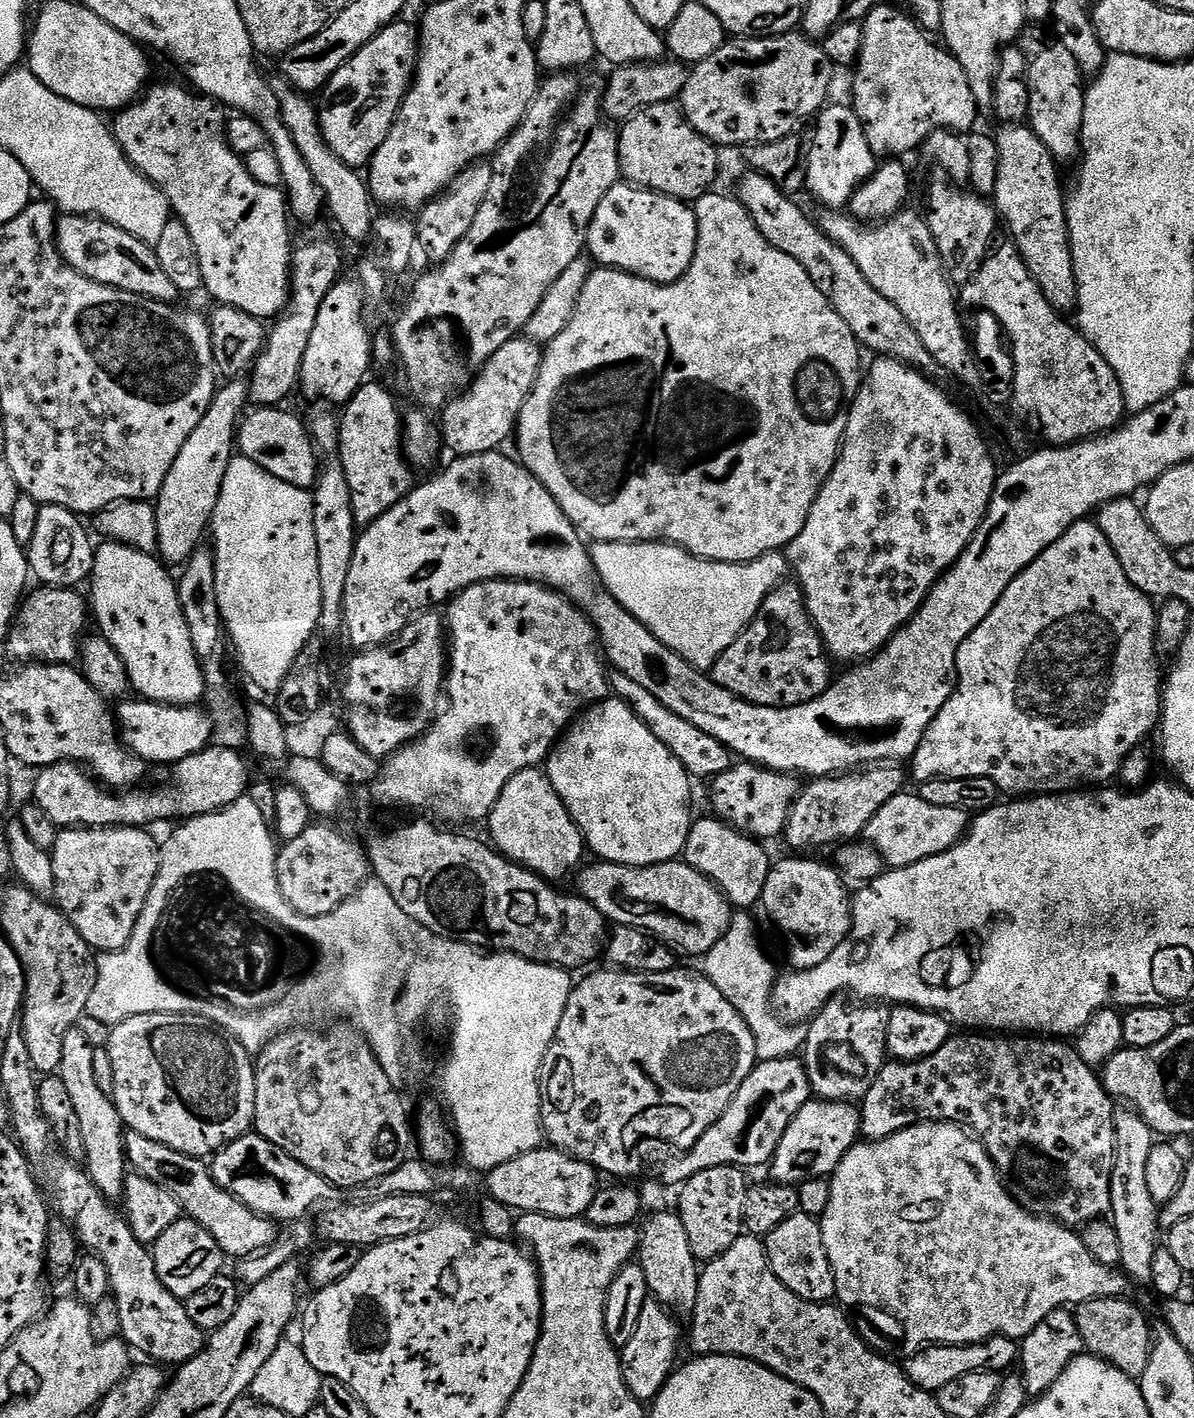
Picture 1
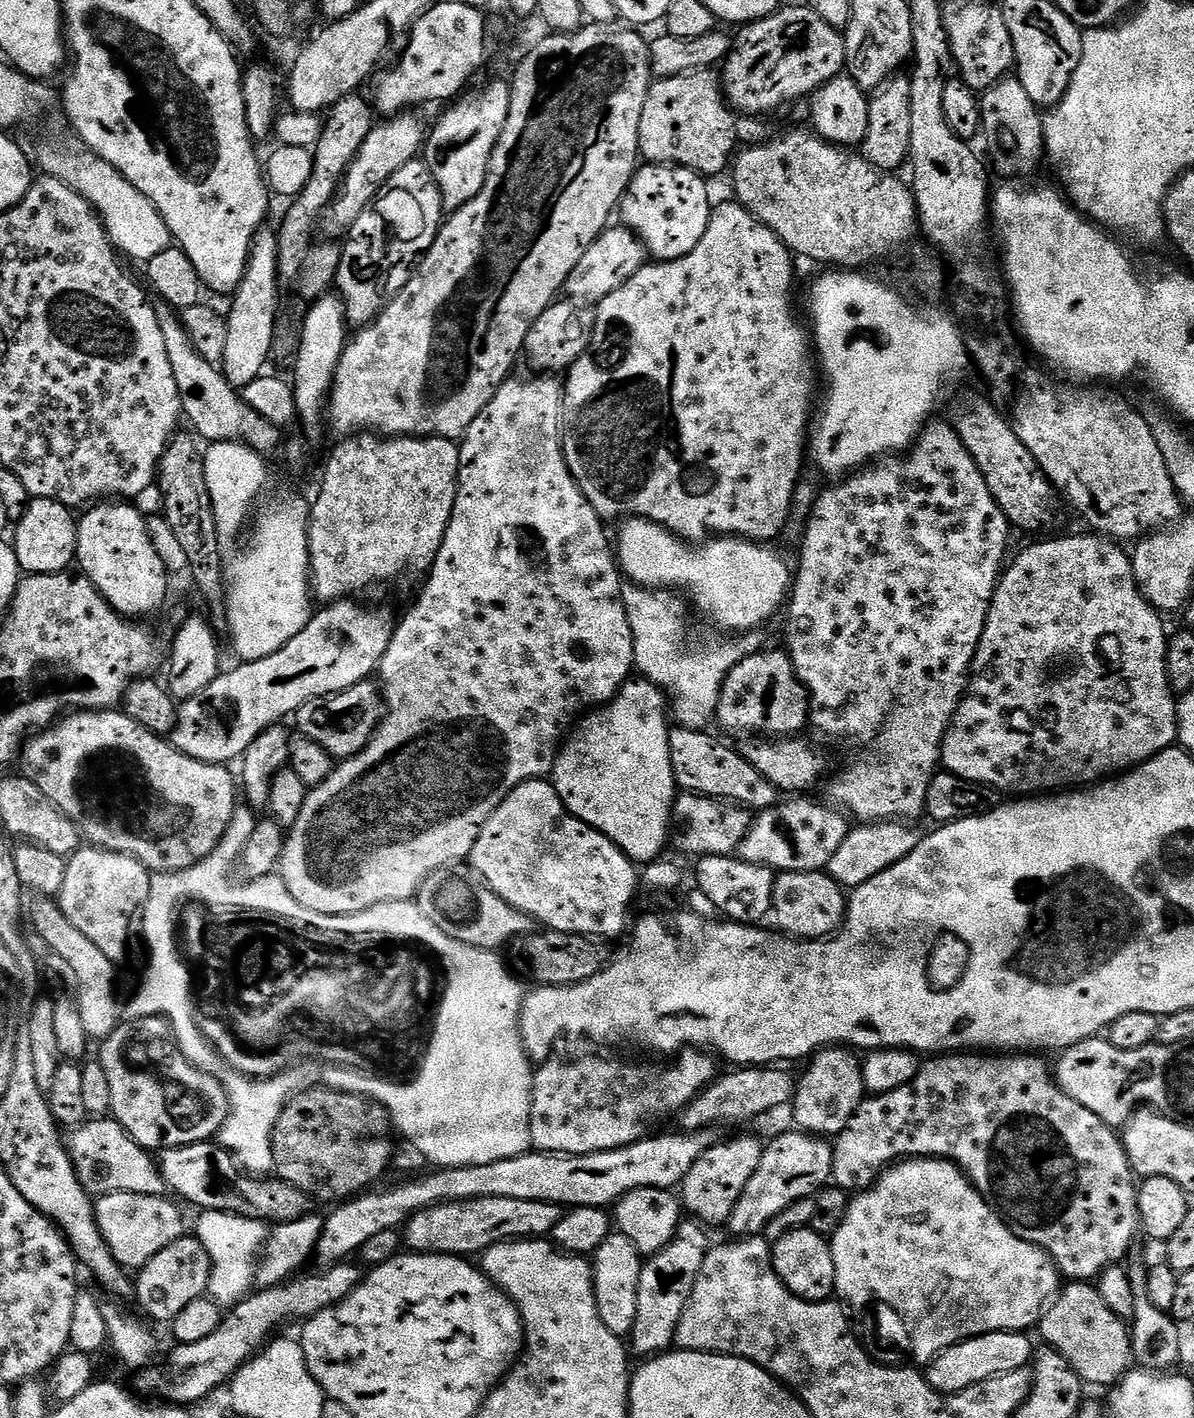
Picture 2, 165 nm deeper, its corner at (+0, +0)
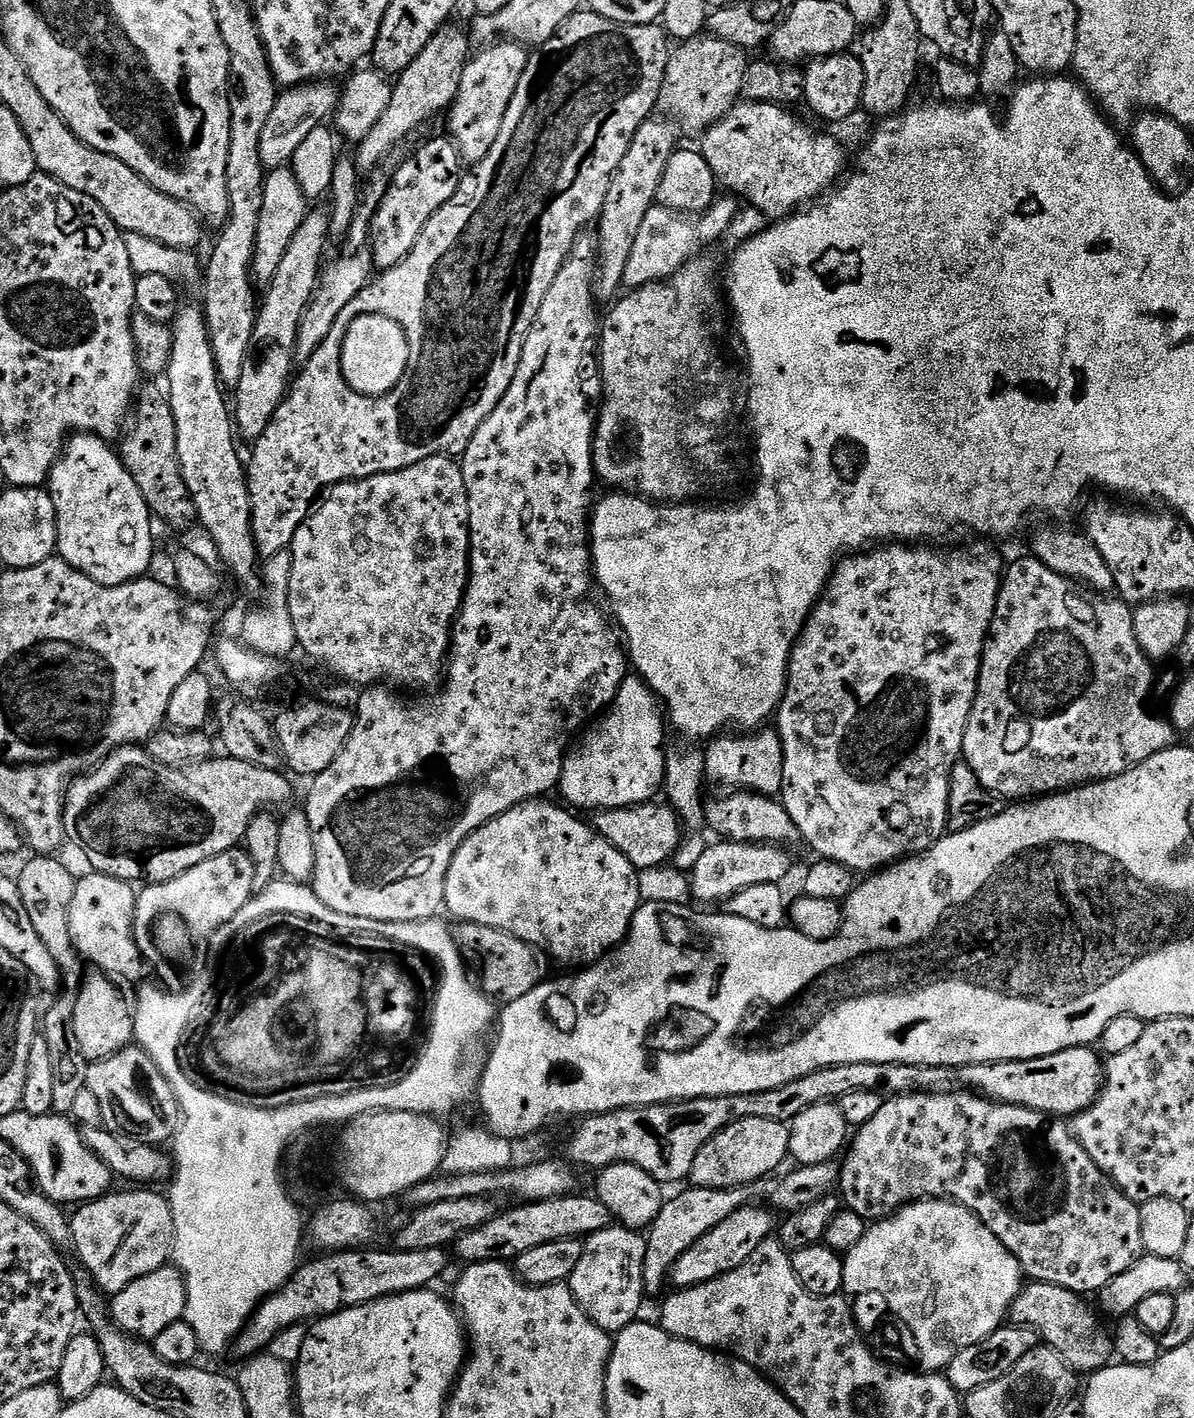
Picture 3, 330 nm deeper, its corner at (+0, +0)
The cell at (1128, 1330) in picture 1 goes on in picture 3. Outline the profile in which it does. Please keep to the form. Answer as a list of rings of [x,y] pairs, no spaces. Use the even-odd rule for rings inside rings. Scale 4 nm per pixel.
[[[1028,1282],[1021,1287],[1020,1292],[1014,1298],[1012,1308],[1008,1311],[1008,1320],[1016,1326],[1027,1326],[1033,1328],[1040,1335],[1041,1341],[1047,1347],[1054,1349],[1077,1374],[1091,1374],[1109,1367],[1114,1360],[1114,1349],[1112,1347],[1112,1336],[1100,1325],[1101,1317],[1097,1309],[1087,1304],[1085,1297],[1079,1292],[1071,1292],[1062,1286],[1053,1284],[1042,1284],[1039,1282]]]

